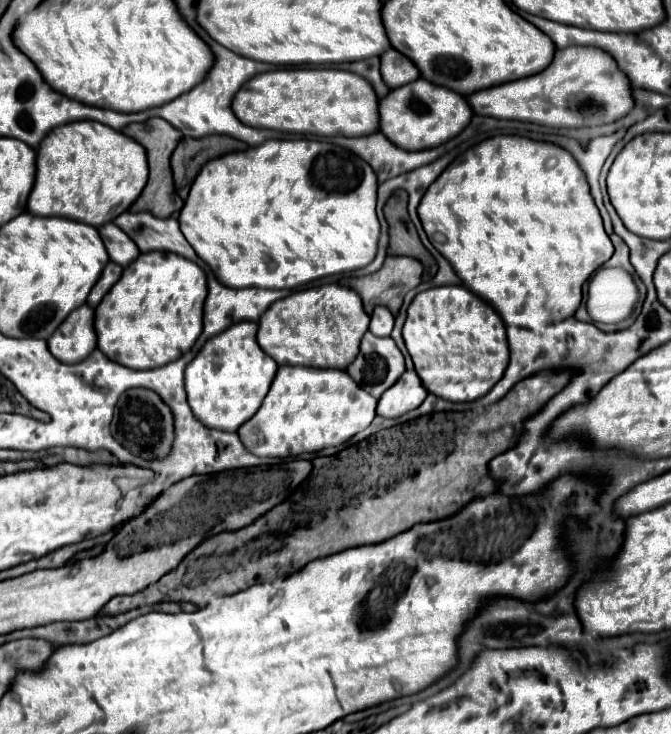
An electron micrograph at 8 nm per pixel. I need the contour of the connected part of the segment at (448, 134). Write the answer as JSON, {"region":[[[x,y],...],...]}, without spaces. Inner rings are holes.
{"region":[[[417,79],[403,87],[391,89],[387,97],[379,101],[381,133],[395,141],[401,149],[433,149],[449,139],[457,137],[473,119],[473,109],[467,99],[441,85],[431,85],[427,79]]]}

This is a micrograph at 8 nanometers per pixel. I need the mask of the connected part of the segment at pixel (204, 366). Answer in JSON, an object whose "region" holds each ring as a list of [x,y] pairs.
{"region":[[[241,321],[211,337],[185,369],[185,391],[195,417],[209,429],[237,431],[261,407],[277,363],[257,343],[257,323]]]}

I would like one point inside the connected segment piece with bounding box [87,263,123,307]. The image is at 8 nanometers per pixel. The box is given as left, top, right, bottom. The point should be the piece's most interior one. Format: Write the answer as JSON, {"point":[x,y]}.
{"point":[112,272]}

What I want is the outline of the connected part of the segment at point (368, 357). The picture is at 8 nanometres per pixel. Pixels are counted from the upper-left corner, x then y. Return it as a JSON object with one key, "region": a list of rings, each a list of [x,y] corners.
{"region":[[[365,333],[357,359],[347,367],[353,381],[379,399],[405,373],[405,361],[391,337]]]}

